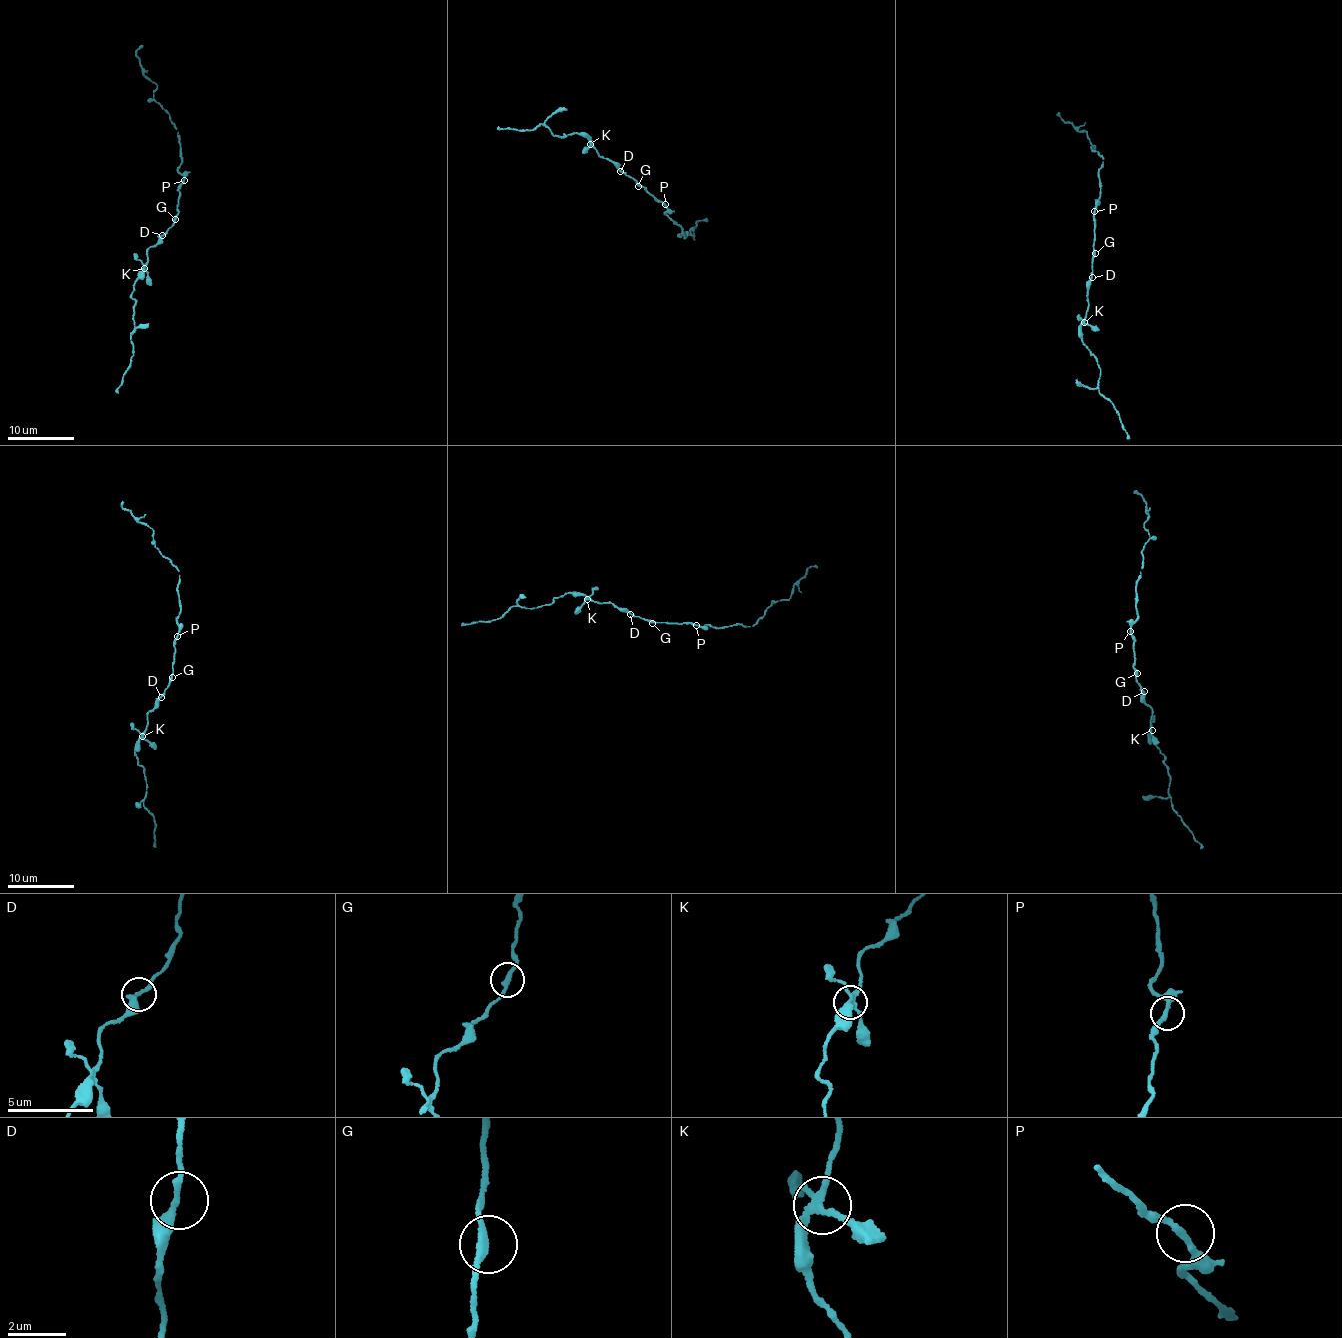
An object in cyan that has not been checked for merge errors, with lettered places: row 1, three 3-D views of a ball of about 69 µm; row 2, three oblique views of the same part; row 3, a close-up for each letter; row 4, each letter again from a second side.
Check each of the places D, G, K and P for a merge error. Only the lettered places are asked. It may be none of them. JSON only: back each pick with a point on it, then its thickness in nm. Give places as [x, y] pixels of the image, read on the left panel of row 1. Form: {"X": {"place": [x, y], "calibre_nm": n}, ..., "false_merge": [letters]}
{"false_merge": []}

